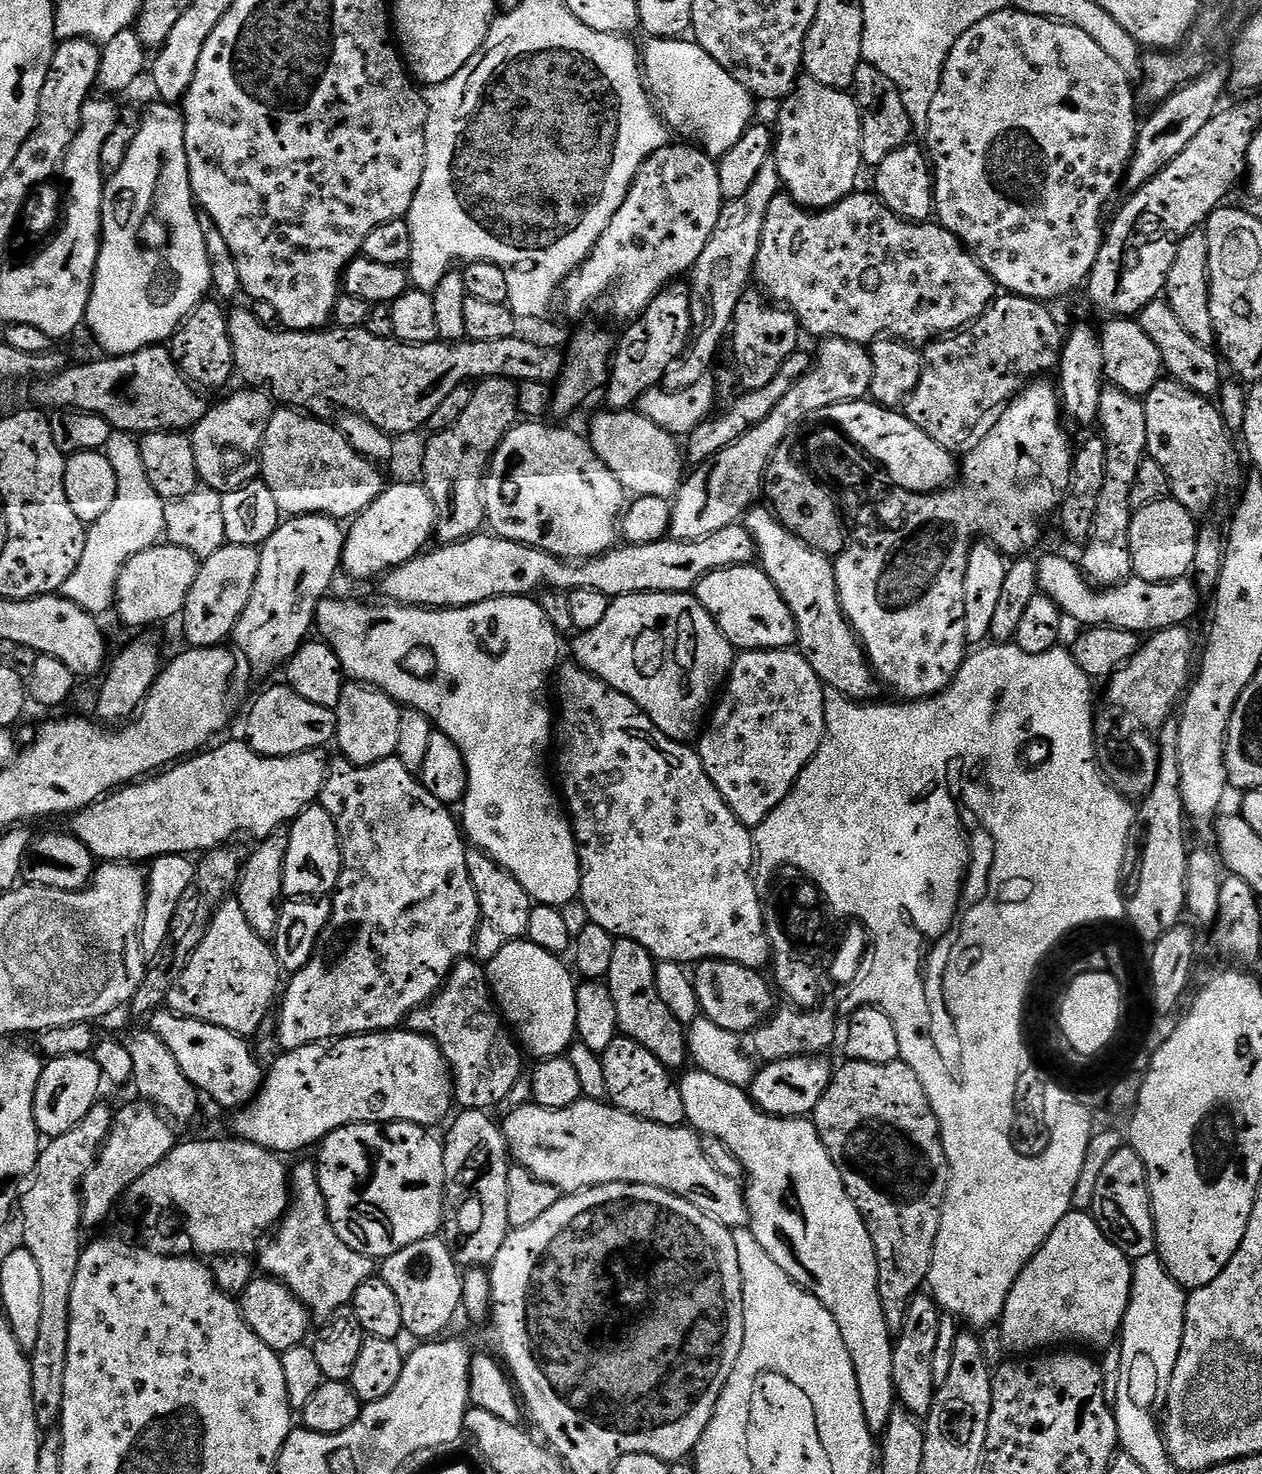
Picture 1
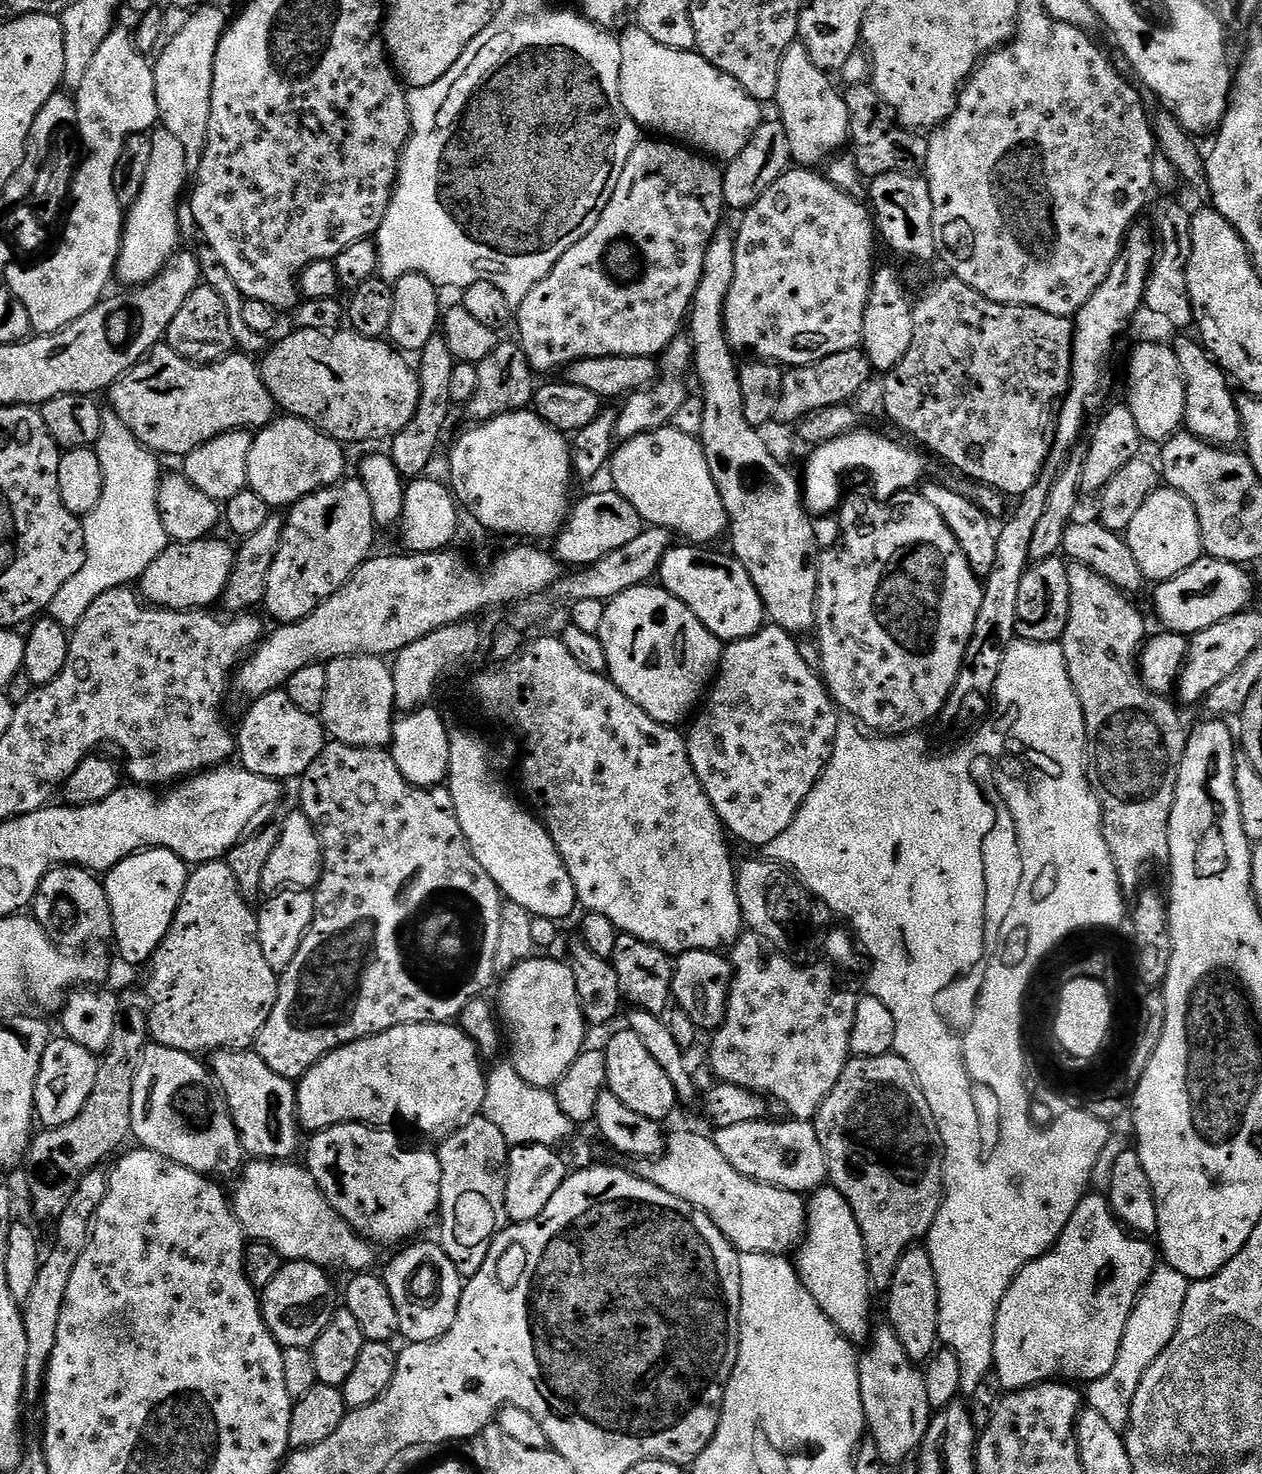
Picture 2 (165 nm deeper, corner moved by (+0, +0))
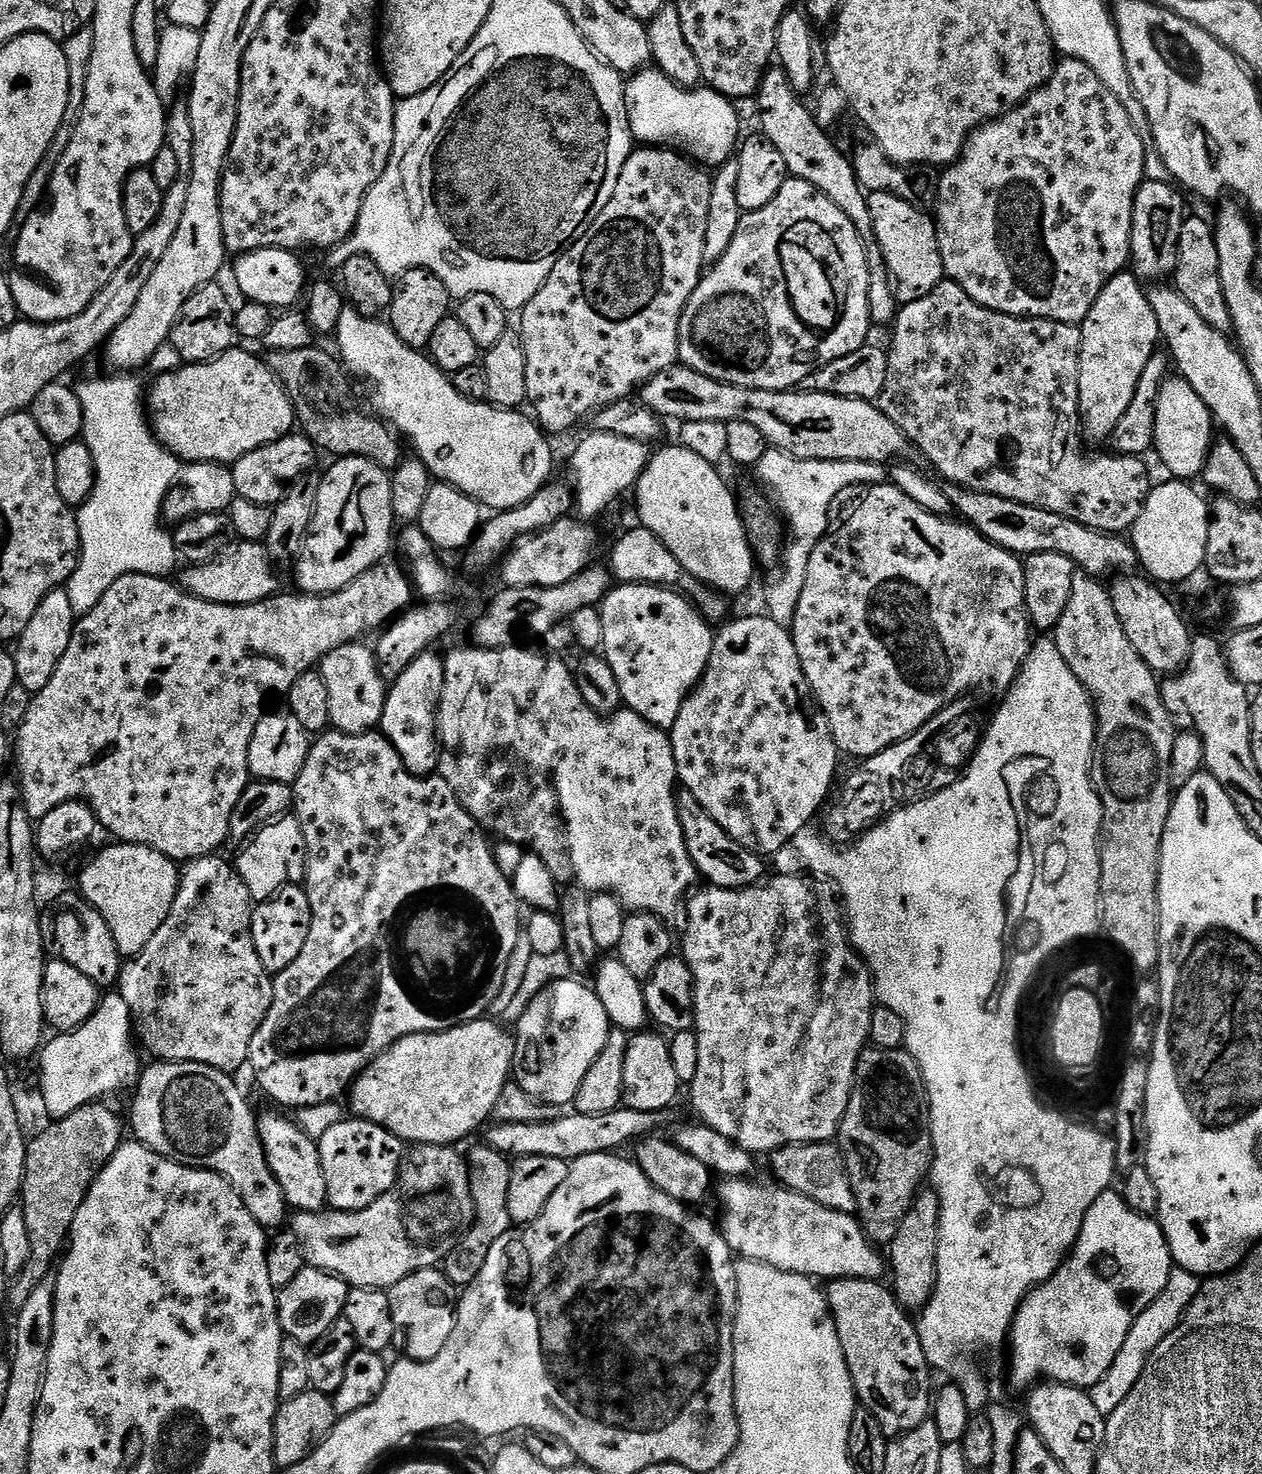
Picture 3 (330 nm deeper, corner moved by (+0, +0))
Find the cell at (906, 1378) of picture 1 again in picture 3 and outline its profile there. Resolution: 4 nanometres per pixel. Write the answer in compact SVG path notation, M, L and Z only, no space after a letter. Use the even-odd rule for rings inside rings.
M924 1190L912 1201L910 1210L898 1226L890 1245L890 1287L896 1300L909 1313L919 1313L927 1306L932 1292L936 1288L936 1255L940 1237L940 1199L935 1191Z

